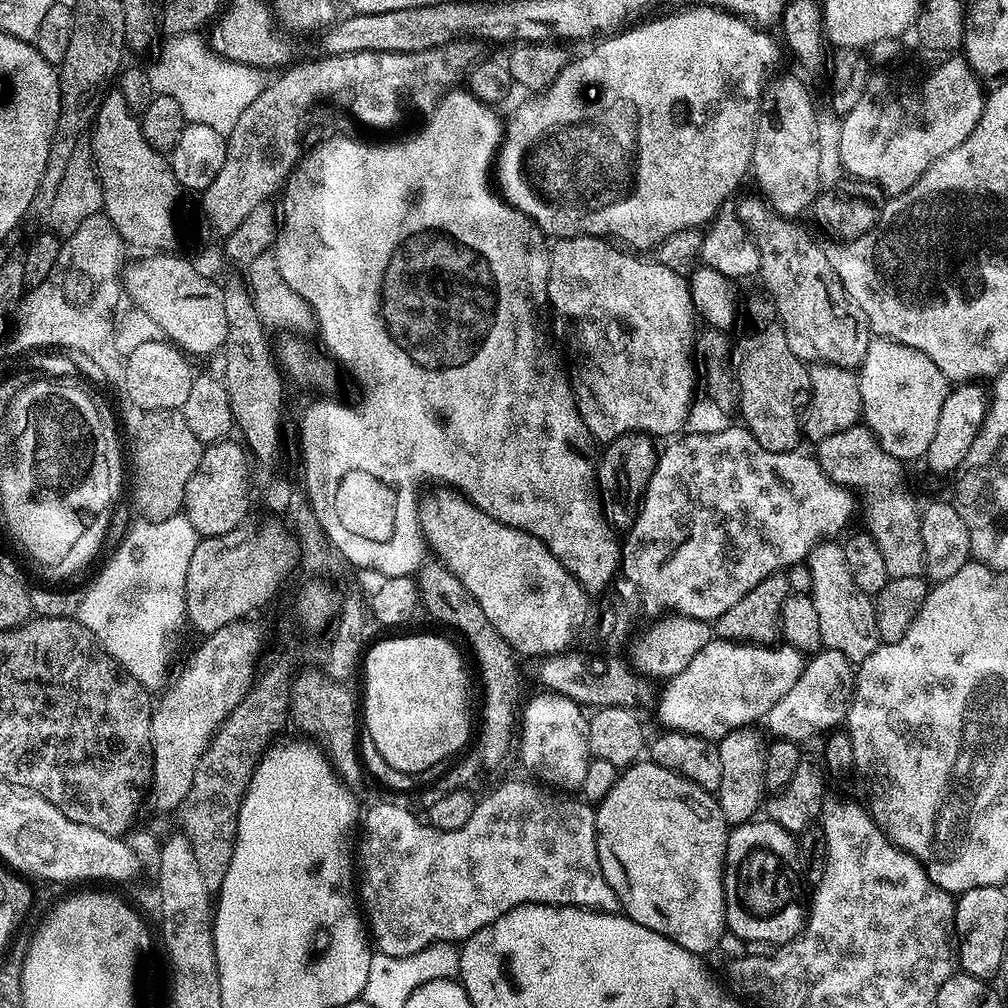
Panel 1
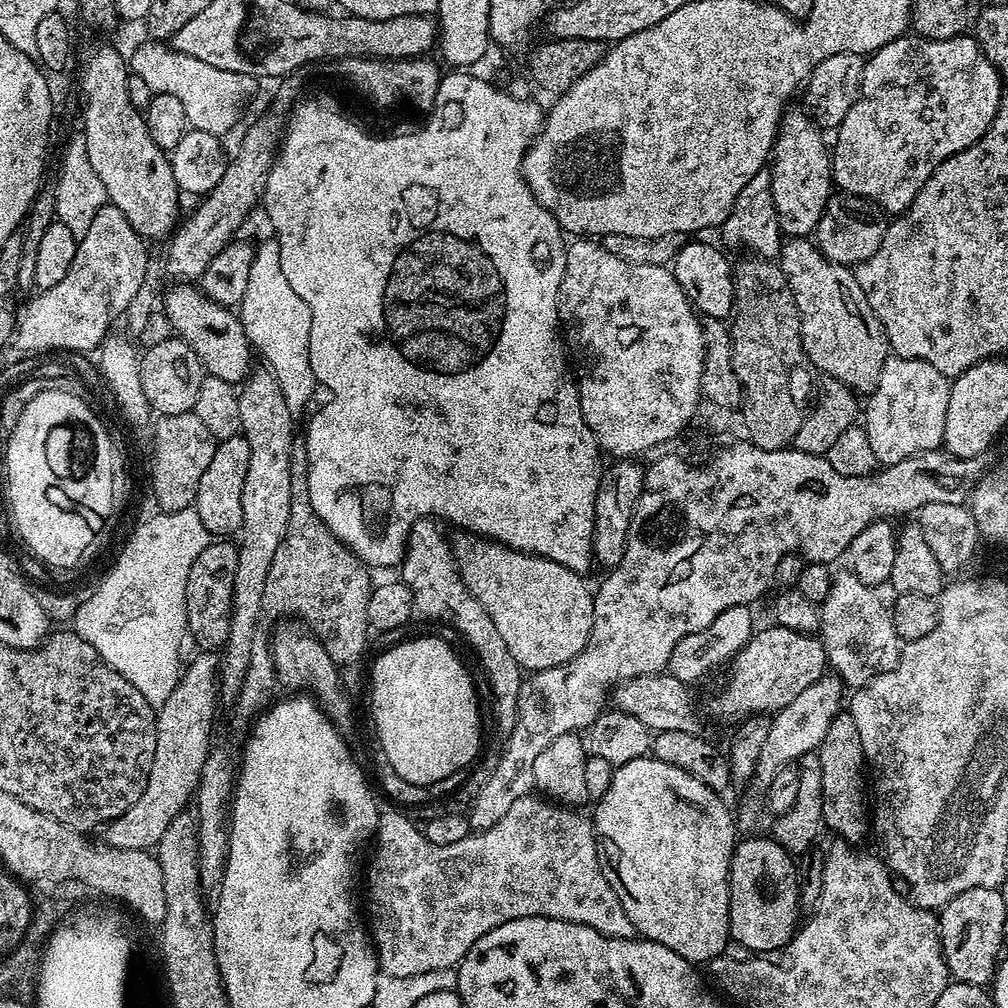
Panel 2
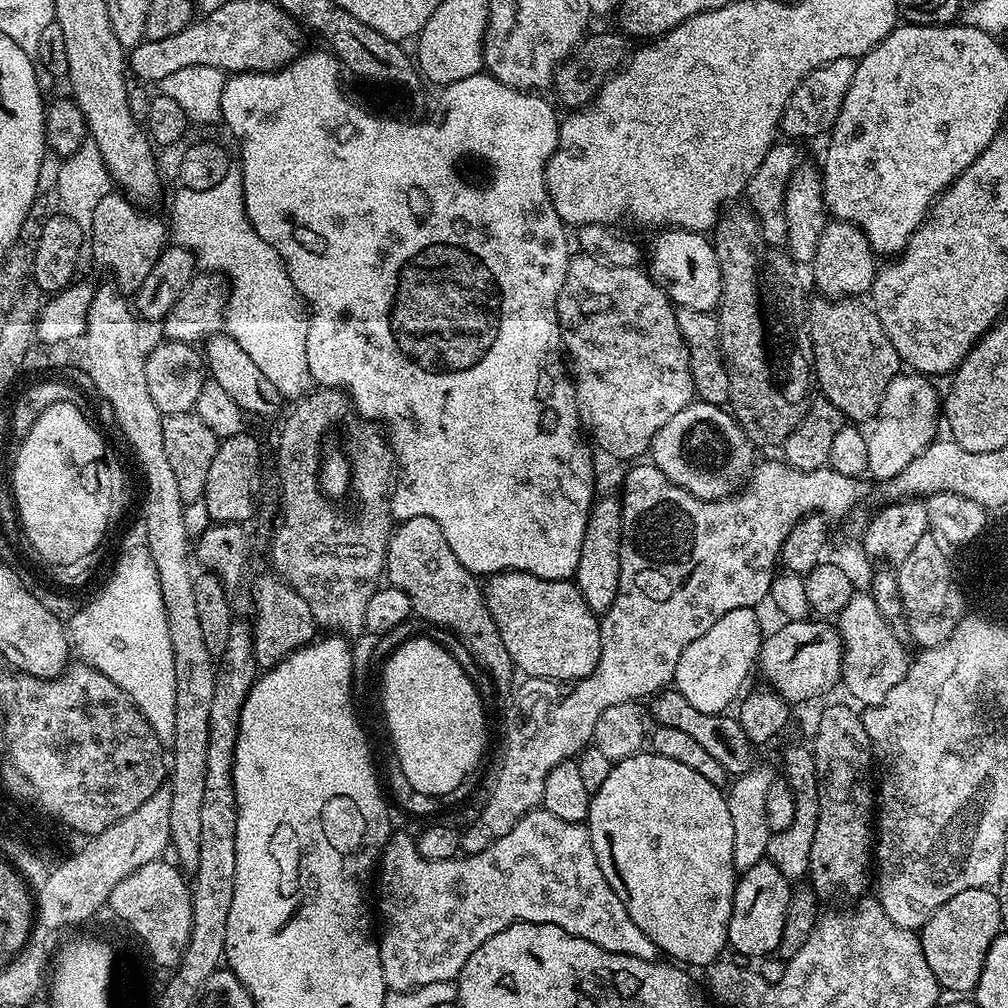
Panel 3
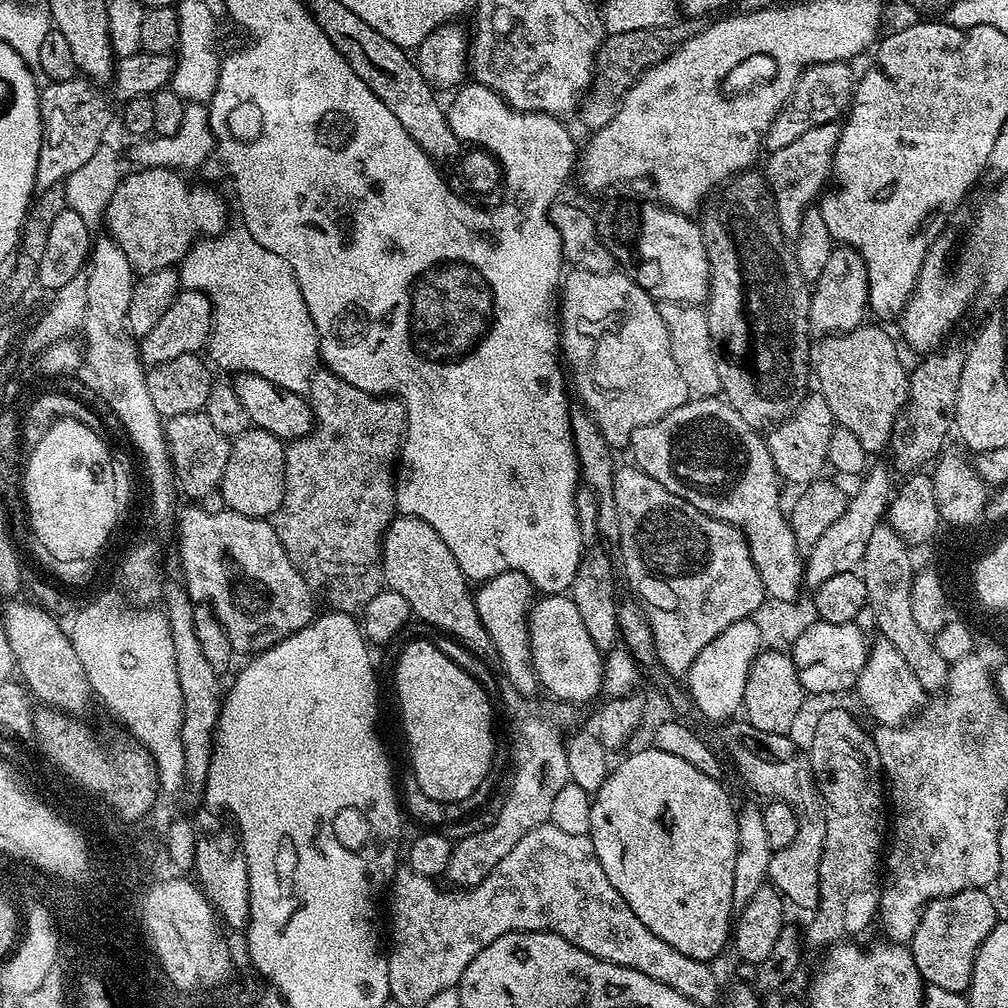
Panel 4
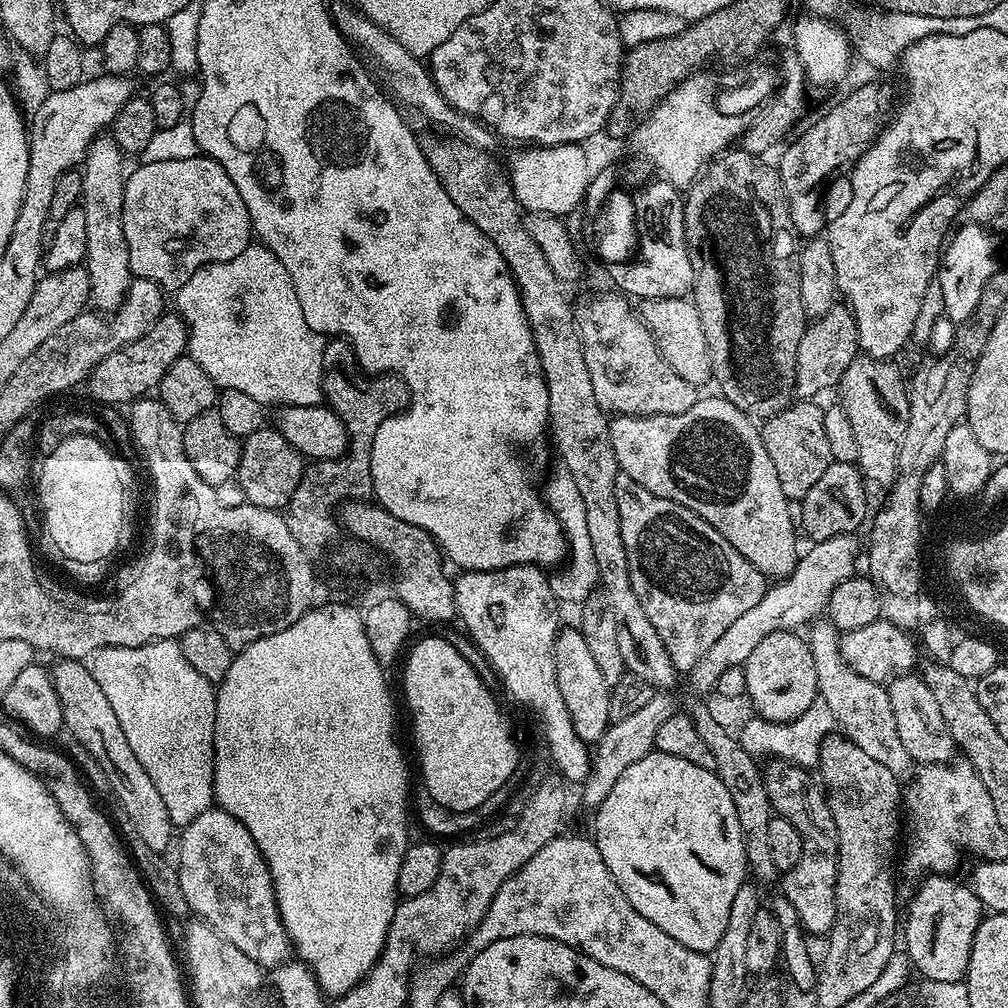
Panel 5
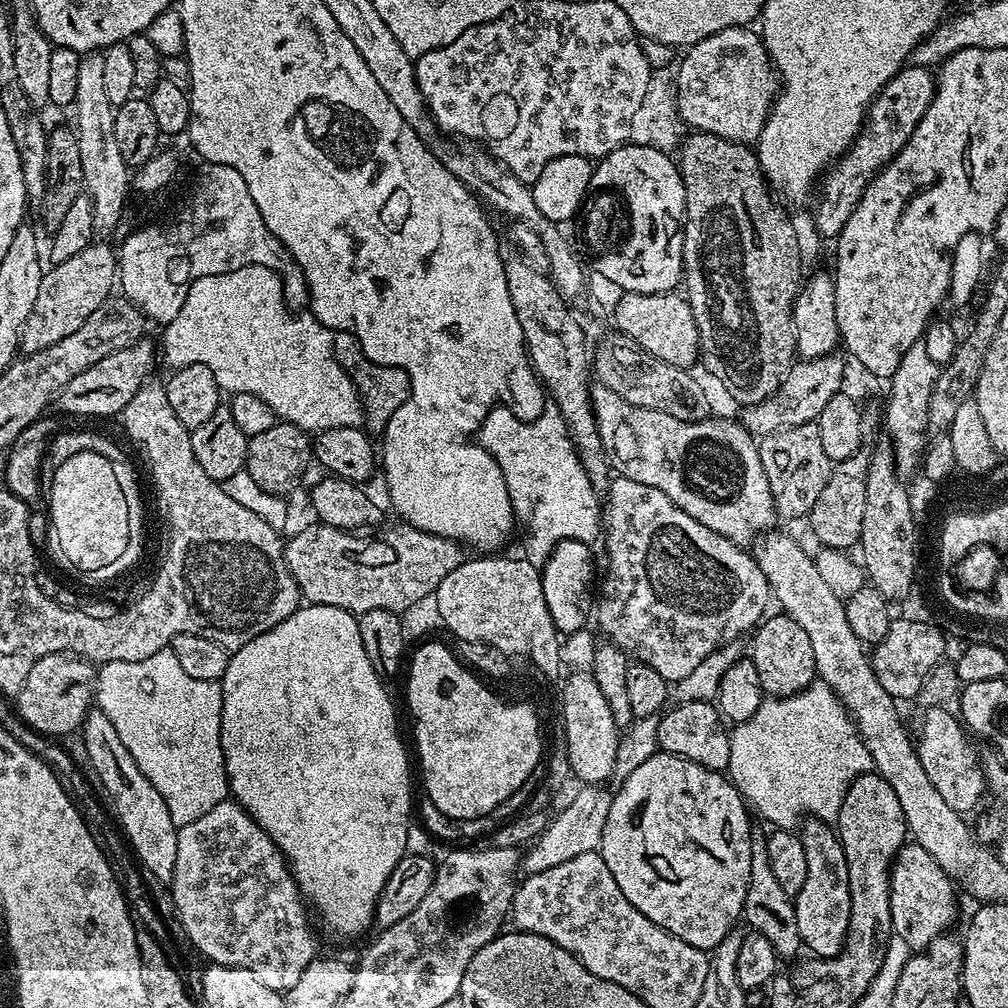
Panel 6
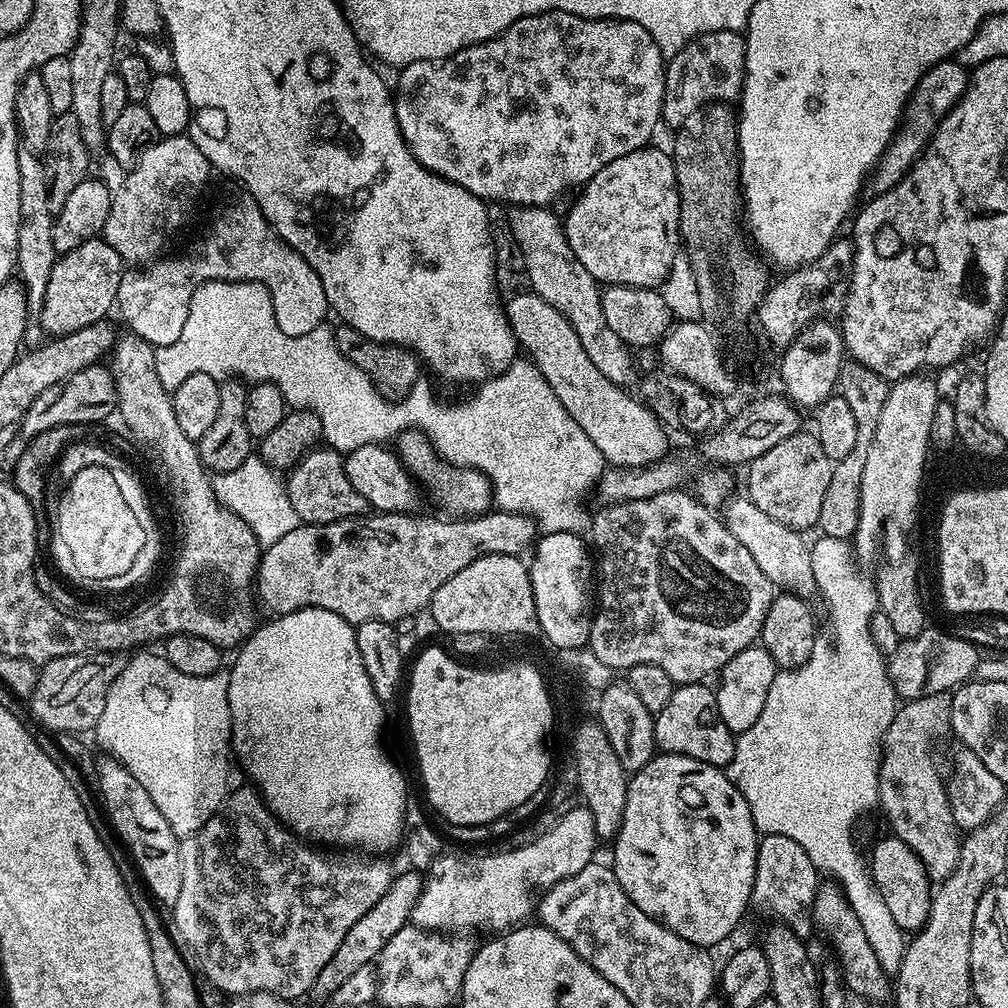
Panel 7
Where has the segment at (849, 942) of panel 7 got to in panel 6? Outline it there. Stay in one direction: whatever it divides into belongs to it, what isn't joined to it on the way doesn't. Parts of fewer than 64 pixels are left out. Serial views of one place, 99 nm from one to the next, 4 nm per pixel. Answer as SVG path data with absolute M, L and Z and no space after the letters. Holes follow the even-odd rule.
M808 818L803 821L803 824L798 835L806 850L806 882L802 882L802 890L794 893L800 943L807 951L808 948L812 951L809 953L813 957L838 956L844 951L844 942L848 938L848 927L850 926L850 878L846 870L846 854L844 847L840 845L839 835L825 821Z

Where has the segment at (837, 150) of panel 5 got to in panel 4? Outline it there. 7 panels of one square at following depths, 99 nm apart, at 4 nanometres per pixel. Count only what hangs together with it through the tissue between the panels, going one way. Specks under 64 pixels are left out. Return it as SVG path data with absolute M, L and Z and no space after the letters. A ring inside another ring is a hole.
M836 122L806 128L802 138L794 138L788 148L778 150L767 157L768 165L762 168L762 175L772 192L772 201L776 203L776 220L780 223L780 230L785 237L795 237L800 229L805 207L821 195L820 187L823 186L824 179L829 179L832 171L832 156L836 153L840 129L841 125Z

